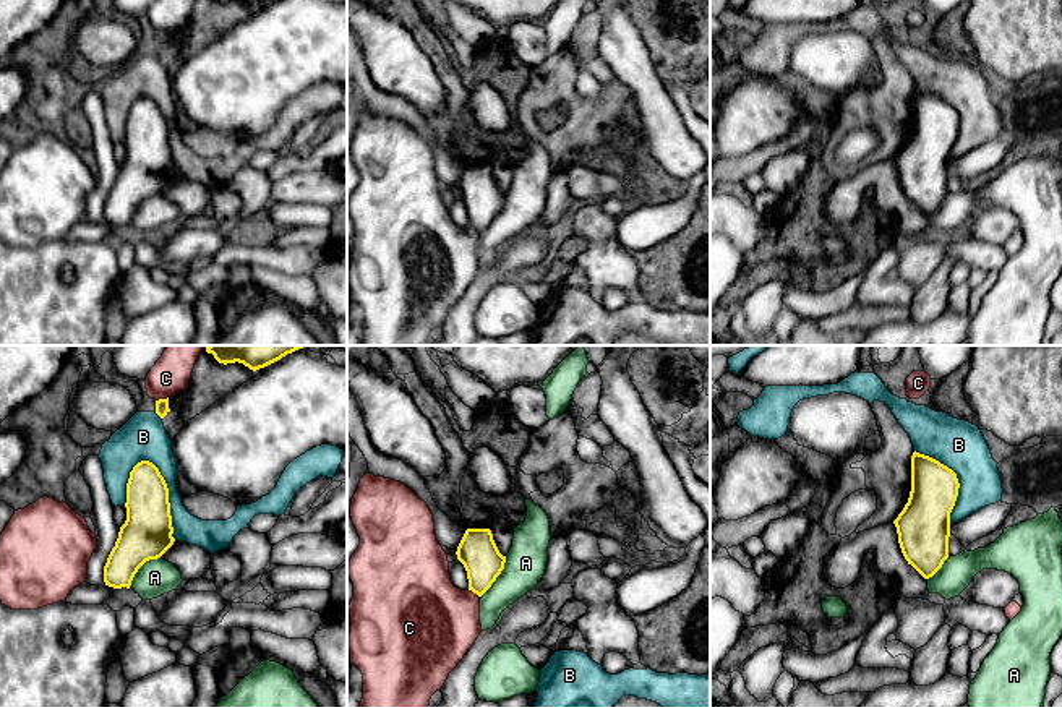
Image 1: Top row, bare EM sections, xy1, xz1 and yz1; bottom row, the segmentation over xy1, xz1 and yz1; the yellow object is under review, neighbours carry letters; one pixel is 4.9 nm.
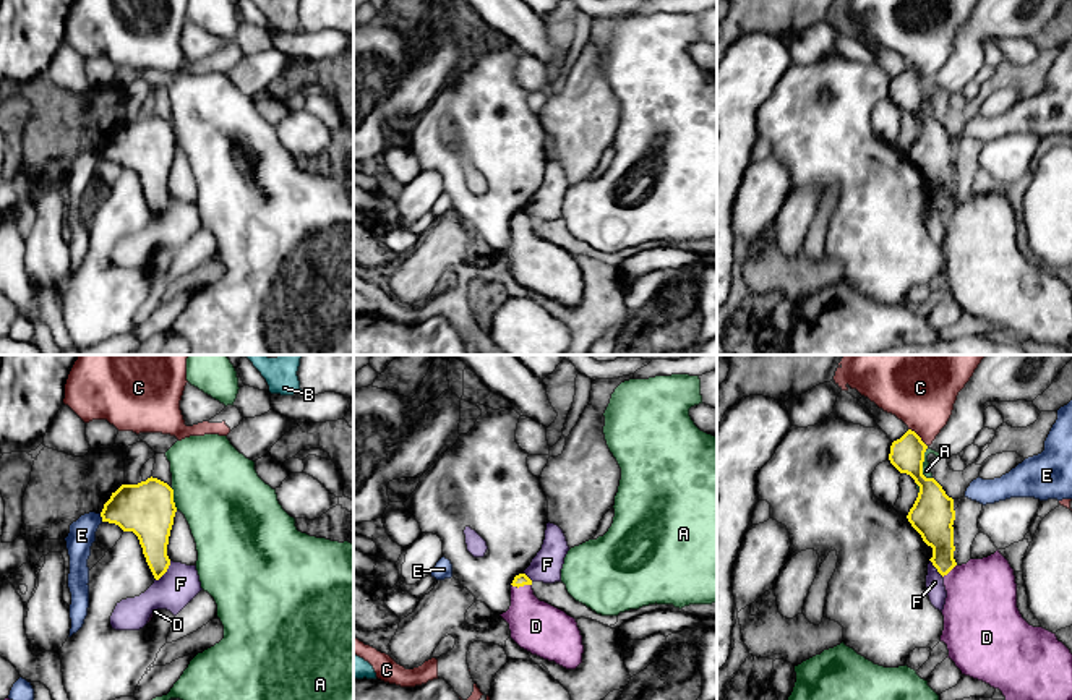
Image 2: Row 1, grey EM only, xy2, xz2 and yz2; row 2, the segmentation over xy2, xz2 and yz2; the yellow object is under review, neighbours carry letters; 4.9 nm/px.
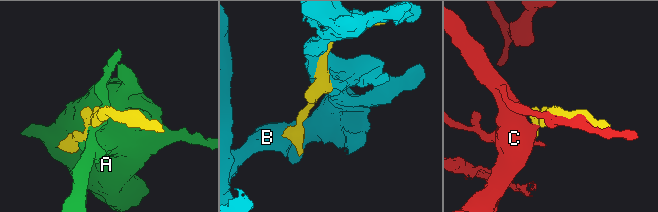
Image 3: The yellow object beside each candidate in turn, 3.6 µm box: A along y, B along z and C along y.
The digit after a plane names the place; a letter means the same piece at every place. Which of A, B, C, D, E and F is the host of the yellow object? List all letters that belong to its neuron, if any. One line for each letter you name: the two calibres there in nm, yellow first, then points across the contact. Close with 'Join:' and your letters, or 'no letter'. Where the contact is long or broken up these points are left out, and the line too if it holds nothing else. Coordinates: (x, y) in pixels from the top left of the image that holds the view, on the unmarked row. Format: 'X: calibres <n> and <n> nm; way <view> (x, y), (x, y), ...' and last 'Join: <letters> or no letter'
D: calibres 60 and 260 nm; way xz2 (519, 217), (521, 222), (526, 250), (536, 263)
Join: D

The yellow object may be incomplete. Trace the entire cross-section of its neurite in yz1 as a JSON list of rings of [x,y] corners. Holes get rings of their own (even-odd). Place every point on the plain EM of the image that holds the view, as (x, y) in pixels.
[[[913,89],[910,135],[893,161],[905,196],[924,216],[932,214],[949,195],[950,149],[958,125],[952,105]]]

